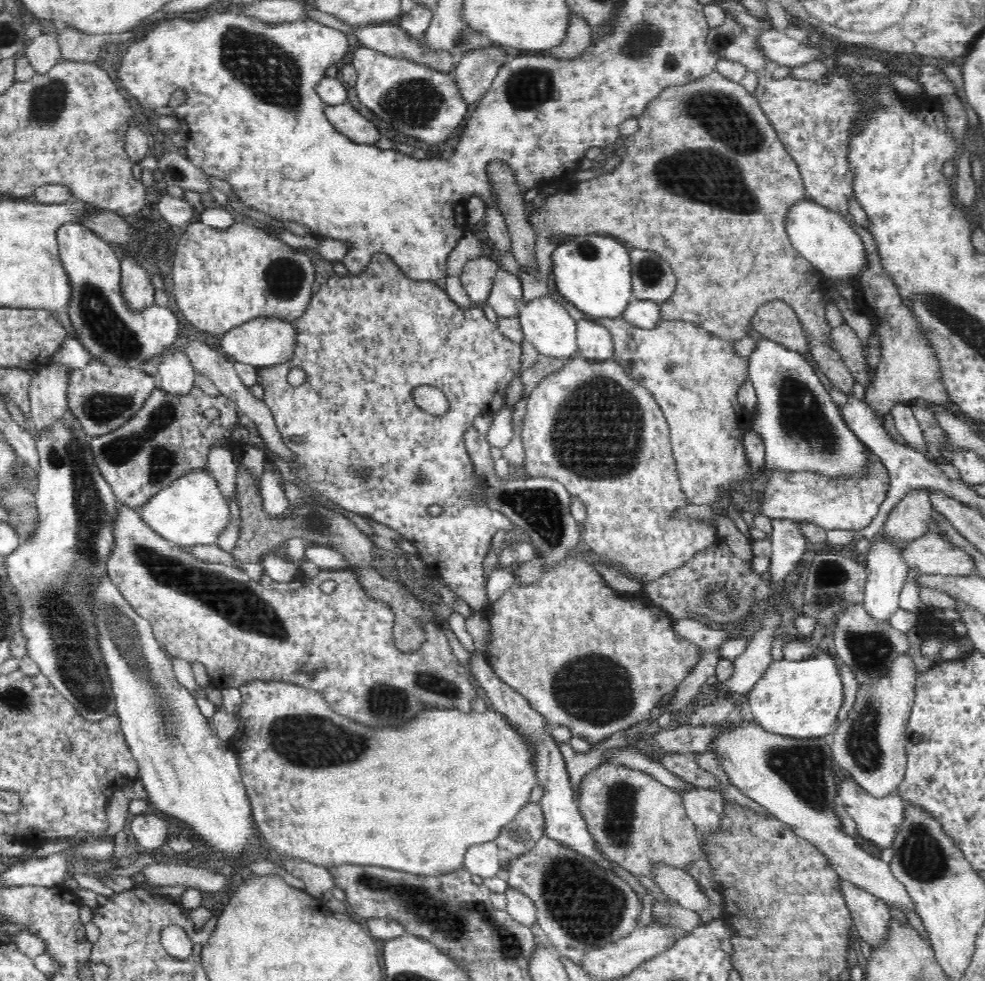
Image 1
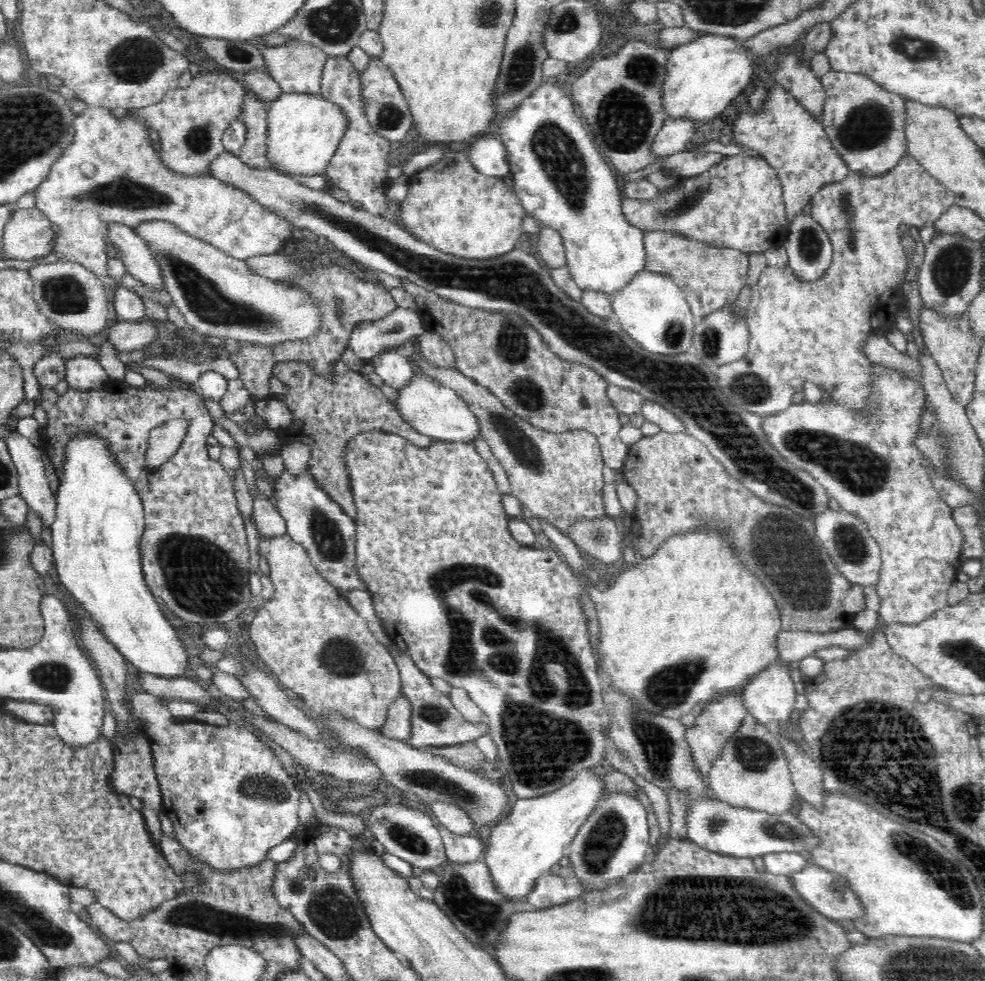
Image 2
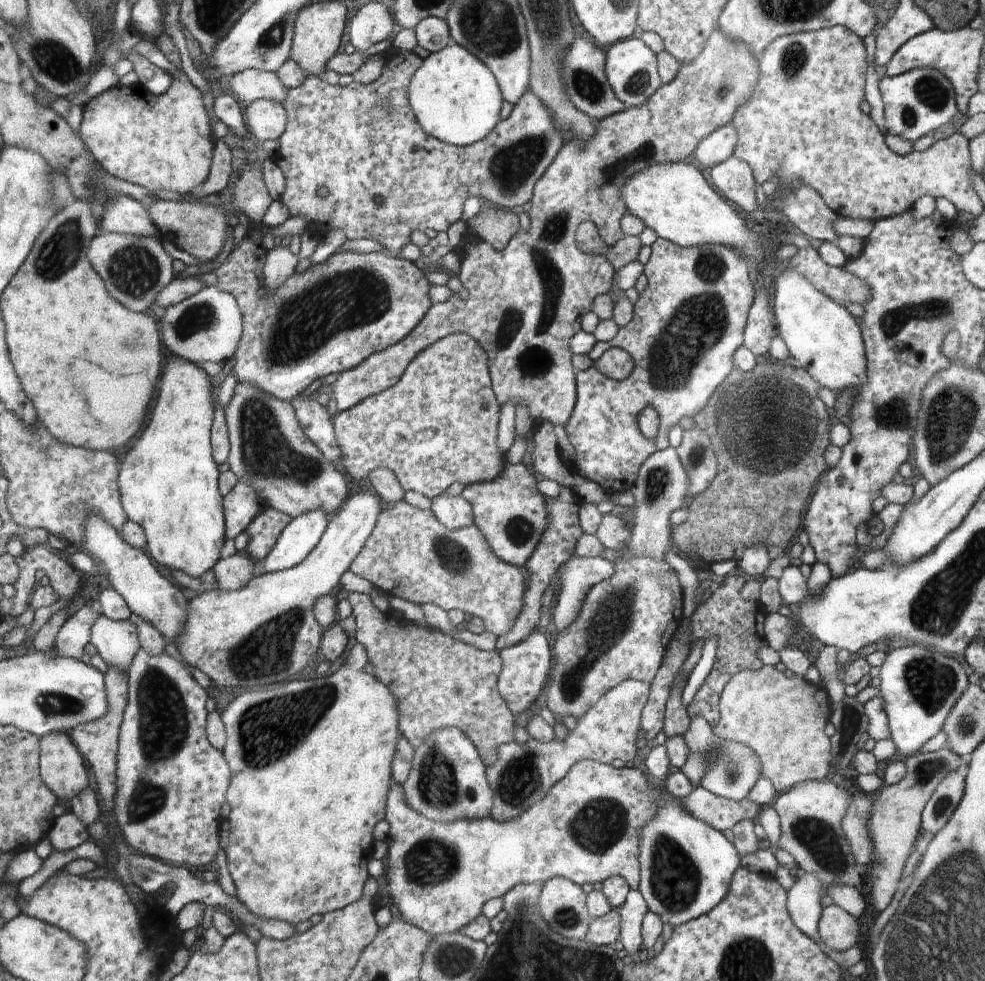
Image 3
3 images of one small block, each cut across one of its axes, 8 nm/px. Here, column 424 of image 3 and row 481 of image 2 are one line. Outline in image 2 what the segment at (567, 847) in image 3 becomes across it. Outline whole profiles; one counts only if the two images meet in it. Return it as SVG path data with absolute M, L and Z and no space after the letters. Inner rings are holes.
M874 363L874 376L873 376L873 392L872 392L872 418L858 418L858 413L854 413L854 409L846 409L846 406L830 400L826 396L823 403L810 403L808 401L800 402L800 404L790 405L786 410L777 412L773 415L762 417L763 433L766 434L767 441L774 449L786 459L790 464L796 468L810 473L814 480L822 488L826 489L829 496L832 496L836 502L846 512L856 514L866 524L867 529L870 531L872 538L879 544L881 550L881 571L880 578L876 583L877 594L881 599L879 615L882 616L884 622L898 623L900 625L917 625L919 622L925 621L926 618L931 617L937 610L948 606L946 595L950 584L956 580L956 570L960 568L960 553L964 548L965 537L962 534L960 526L954 522L953 508L948 506L940 497L939 492L934 488L930 480L930 473L926 470L927 458L918 450L914 440L921 430L920 416L922 416L922 406L925 402L925 390L923 389L920 381L907 380L906 377L901 376L897 370L887 368L880 364Z

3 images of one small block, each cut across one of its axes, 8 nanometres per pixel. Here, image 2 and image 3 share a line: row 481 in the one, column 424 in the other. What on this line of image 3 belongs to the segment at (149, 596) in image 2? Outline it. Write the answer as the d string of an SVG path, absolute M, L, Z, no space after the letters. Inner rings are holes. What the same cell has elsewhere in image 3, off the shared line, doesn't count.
M456 43L430 53L423 60L412 78L408 100L426 134L459 147L488 137L500 122L500 108L504 102L499 82L488 65Z

